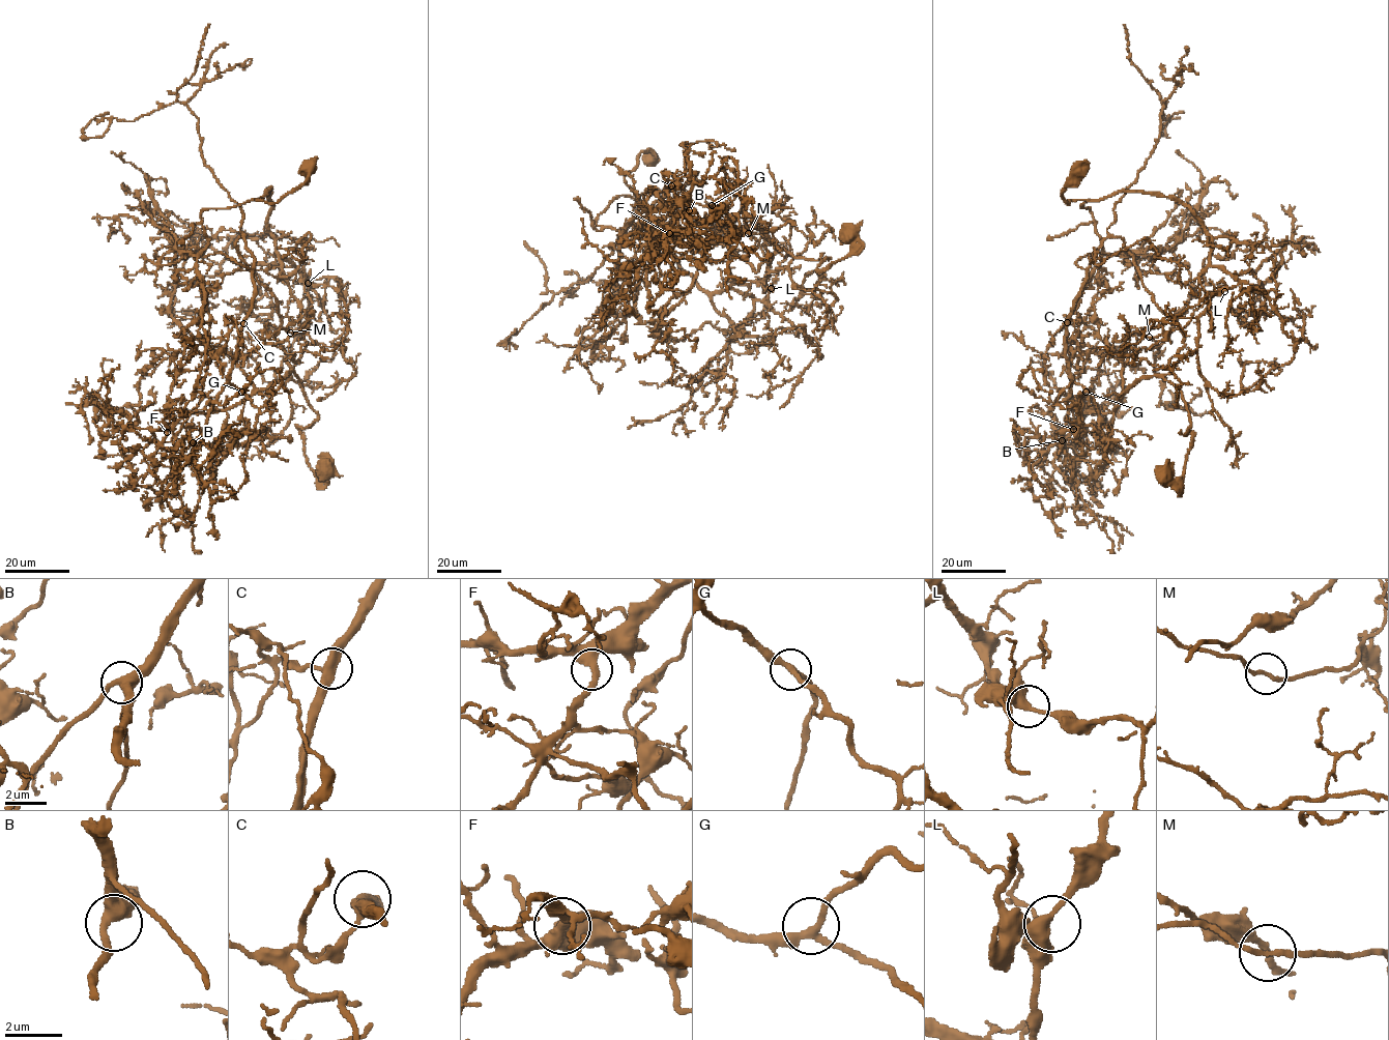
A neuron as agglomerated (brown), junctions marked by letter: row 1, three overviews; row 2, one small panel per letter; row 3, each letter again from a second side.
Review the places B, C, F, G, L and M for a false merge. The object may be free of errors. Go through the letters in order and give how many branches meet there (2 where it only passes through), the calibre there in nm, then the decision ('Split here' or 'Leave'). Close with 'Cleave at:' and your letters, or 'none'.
B: Branches: 3. Thickness 400 nm. Leave
C: Branches: 3. Thickness 380 nm. Leave
F: Branches: 2. Thickness 440 nm. Leave
G: Branches: 3. Thickness 240 nm. Leave
L: Branches: 2. Thickness 440 nm. Leave
M: Branches: 2. Thickness 180 nm. Split here
Cleave at: M

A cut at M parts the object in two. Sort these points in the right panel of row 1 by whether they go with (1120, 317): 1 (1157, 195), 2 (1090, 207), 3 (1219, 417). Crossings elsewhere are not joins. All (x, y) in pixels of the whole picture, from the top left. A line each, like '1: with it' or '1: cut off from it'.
1: cut off from it
2: cut off from it
3: cut off from it

